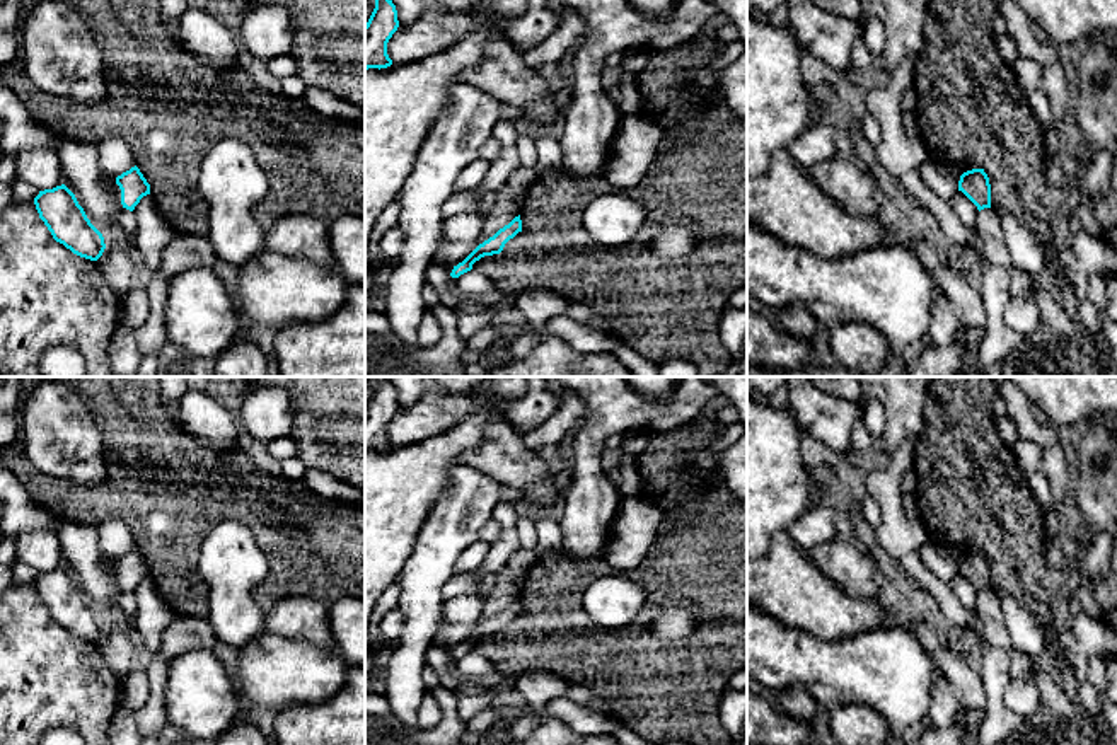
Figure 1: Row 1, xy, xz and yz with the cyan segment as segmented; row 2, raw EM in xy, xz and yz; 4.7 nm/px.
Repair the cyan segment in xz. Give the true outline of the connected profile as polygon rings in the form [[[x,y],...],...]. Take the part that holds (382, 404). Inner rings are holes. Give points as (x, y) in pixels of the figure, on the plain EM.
[[[377,377],[375,390],[365,406],[365,452],[380,452],[392,447],[392,442],[387,436],[387,424],[397,409],[396,387],[387,377]]]

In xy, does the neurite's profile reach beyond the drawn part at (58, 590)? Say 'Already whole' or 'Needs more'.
Already whole

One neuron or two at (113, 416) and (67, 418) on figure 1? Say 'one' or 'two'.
two

